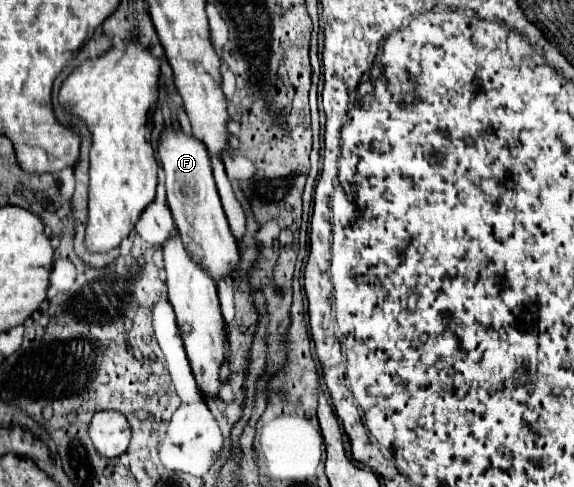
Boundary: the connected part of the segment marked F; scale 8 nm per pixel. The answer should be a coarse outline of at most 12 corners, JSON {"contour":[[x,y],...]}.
{"contour":[[178,125],[158,155],[186,251],[218,283],[238,245],[206,147]]}

